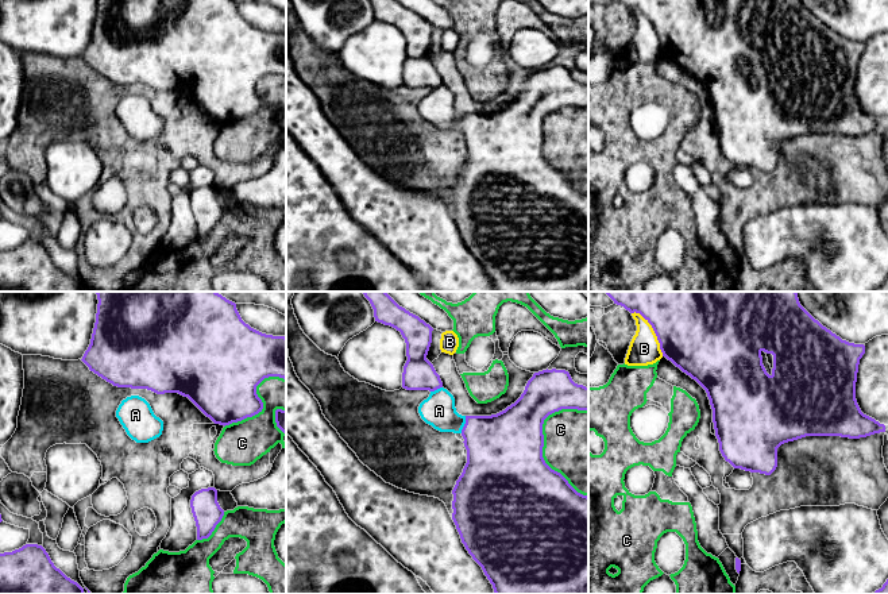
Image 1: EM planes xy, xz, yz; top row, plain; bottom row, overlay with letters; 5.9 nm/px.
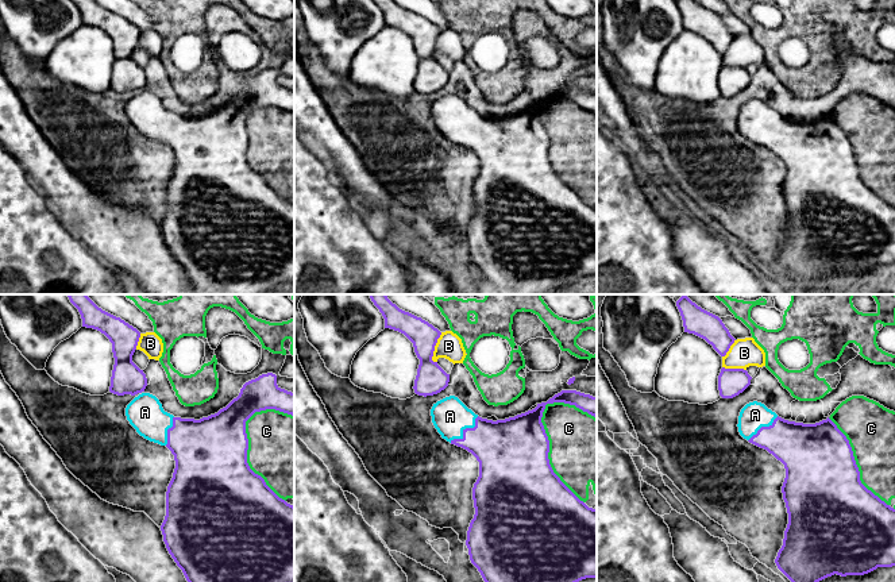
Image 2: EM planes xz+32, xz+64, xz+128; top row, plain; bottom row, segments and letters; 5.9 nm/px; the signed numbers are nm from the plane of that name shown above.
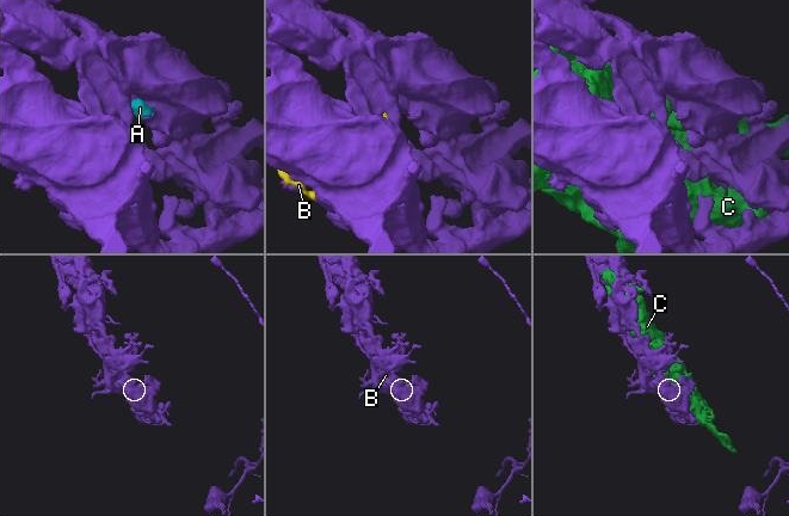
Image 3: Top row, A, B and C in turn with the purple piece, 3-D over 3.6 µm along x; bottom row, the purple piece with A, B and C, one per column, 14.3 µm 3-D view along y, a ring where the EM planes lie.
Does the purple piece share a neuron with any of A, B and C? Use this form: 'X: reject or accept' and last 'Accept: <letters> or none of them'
A: accept
B: reject
C: reject
Accept: A

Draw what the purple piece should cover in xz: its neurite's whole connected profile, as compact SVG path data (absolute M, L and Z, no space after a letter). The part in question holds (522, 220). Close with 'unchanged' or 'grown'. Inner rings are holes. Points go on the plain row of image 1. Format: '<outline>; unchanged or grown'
M370 0L370 1L374 7L375 19L395 26L397 28L401 30L402 35L405 36L408 58L404 63L402 85L406 88L431 89L429 94L424 97L418 104L418 111L421 116L440 130L460 131L464 136L463 140L467 147L467 161L452 188L453 192L452 217L460 232L462 240L464 242L466 247L472 254L472 256L482 265L484 273L493 282L494 290L495 292L588 292L588 194L578 190L568 181L568 178L560 170L552 167L543 155L544 117L549 112L559 109L561 107L588 108L588 85L575 81L570 70L565 68L547 66L534 70L533 74L528 78L521 94L514 101L507 104L505 108L491 113L462 113L456 109L453 93L447 86L443 85L440 73L436 70L433 62L426 57L432 40L433 26L424 18L421 18L418 14L399 4L397 0Z; grown

